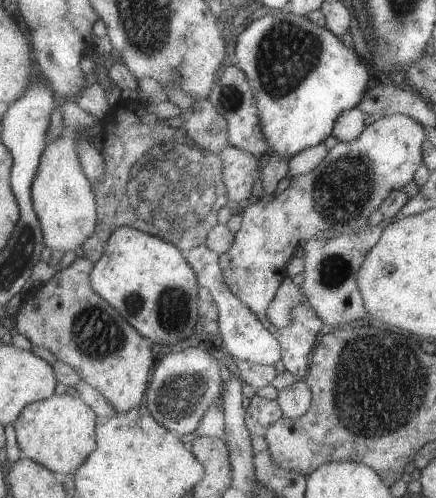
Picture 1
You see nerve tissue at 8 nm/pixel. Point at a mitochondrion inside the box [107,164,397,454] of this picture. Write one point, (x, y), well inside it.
(179, 400)

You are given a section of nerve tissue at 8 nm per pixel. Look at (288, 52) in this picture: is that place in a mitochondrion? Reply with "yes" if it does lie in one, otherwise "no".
yes

